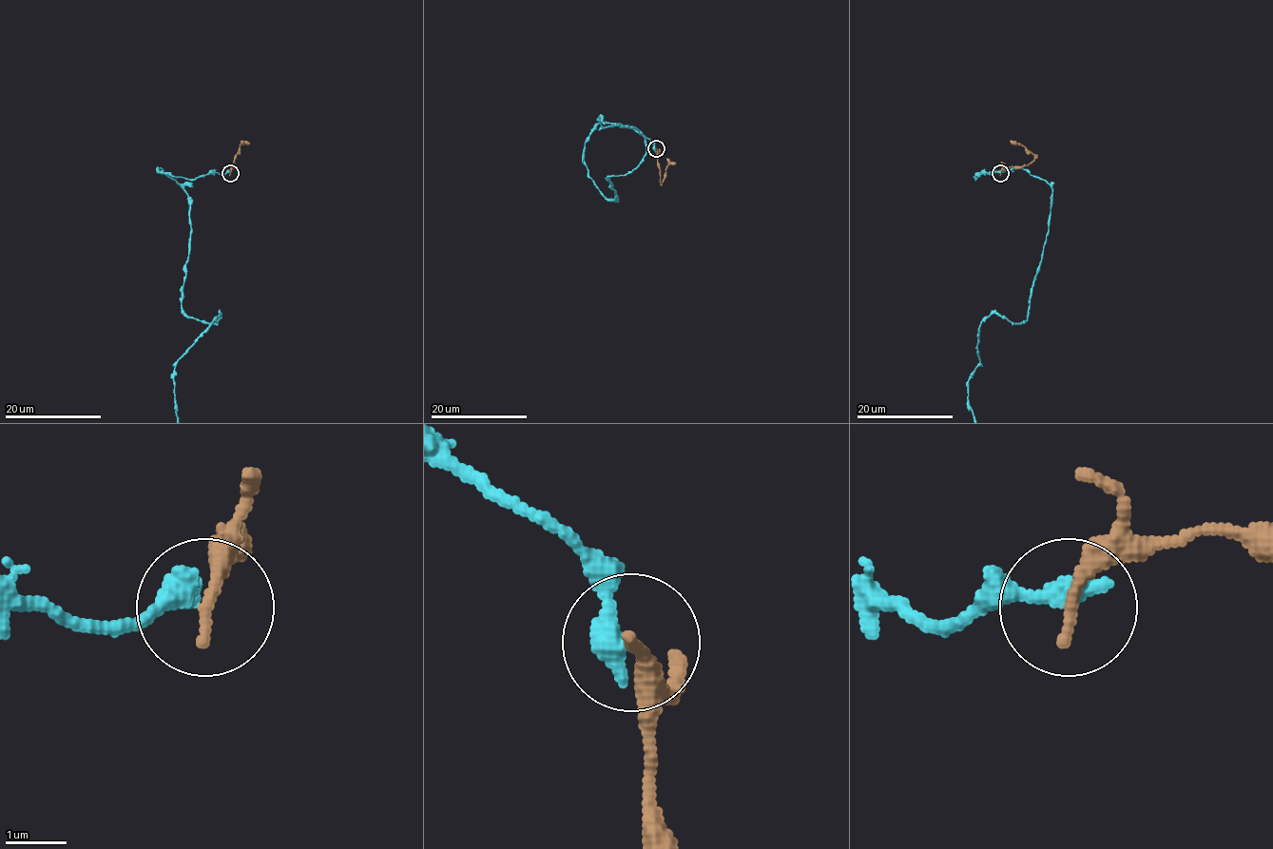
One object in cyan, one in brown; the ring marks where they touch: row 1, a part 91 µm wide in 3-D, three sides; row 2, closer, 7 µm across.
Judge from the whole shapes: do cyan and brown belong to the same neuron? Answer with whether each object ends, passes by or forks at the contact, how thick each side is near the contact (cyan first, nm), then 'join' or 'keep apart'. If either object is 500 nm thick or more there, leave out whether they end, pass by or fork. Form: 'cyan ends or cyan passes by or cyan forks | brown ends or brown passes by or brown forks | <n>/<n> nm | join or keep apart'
cyan ends | brown ends | 440/280 nm | keep apart

